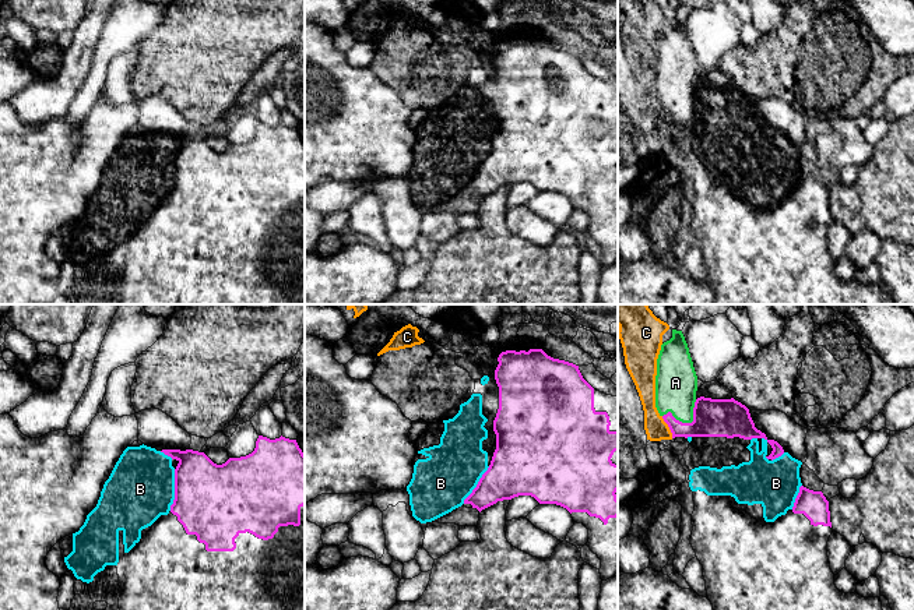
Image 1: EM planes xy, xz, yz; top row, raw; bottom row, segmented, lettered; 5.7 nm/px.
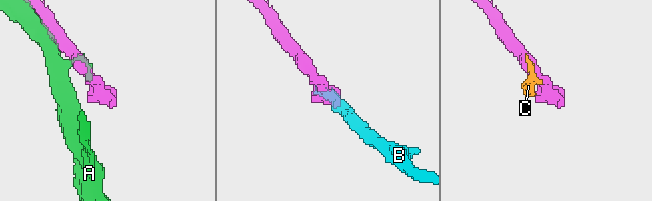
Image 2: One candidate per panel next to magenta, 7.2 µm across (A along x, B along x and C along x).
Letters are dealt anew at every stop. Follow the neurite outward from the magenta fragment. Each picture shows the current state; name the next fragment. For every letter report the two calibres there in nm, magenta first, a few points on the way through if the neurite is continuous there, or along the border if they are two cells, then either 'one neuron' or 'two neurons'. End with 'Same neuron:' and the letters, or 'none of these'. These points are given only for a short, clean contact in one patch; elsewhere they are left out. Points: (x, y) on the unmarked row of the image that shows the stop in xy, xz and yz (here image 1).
A: calibres 220 and 240 nm; border yz (696, 87), (691, 109), (679, 109), (670, 99), (663, 103); two neurons
B: calibres 440 and 380 nm; one neuron
C: calibres 200 and 130 nm; border yz (661, 103), (672, 124); two neurons
Same neuron: B

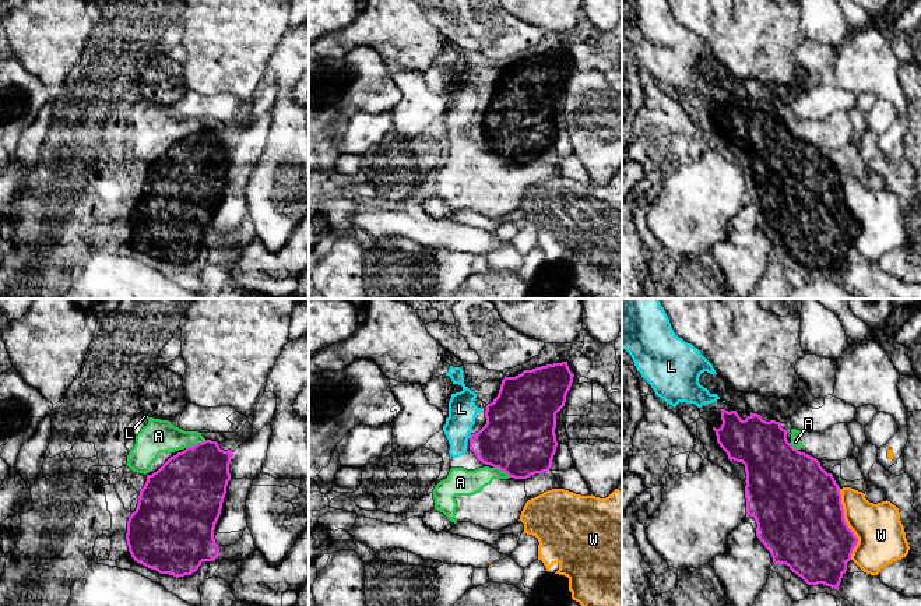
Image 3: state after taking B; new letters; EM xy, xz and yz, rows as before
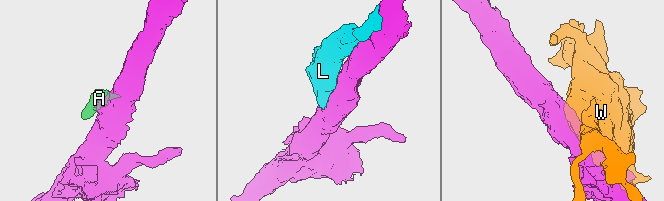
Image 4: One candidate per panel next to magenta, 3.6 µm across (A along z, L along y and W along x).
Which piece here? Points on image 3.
A: calibres 400 and 190 nm; border xy (206, 127), (186, 136); two neurons
L: calibres 360 and 160 nm; two neurons
W: calibres 480 and 280 nm; two neurons
Same neuron: none of these

